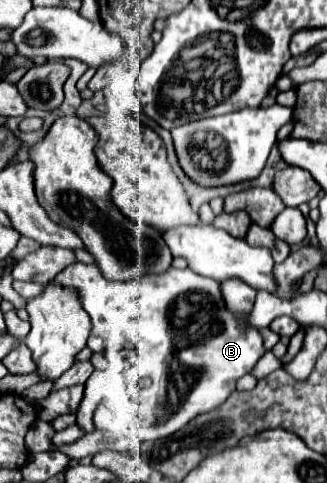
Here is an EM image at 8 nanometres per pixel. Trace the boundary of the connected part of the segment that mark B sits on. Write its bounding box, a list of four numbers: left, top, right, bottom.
[54,262,266,440]

